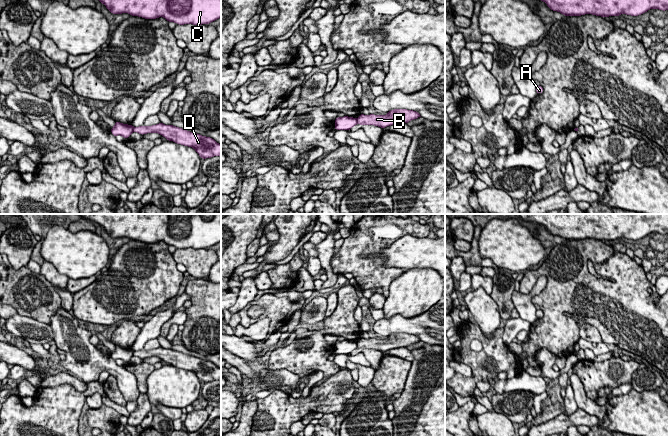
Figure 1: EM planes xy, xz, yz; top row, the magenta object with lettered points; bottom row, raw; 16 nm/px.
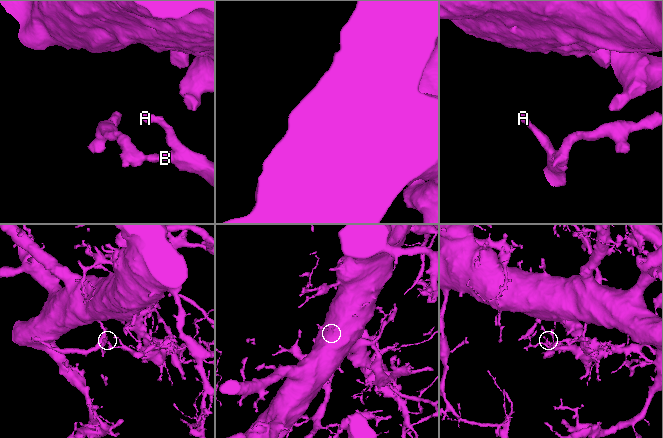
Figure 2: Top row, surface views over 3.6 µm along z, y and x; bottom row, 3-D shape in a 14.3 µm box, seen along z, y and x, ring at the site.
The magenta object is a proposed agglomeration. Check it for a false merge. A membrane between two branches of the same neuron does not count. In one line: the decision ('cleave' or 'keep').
cleave

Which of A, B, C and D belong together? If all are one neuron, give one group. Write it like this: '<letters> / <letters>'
A B D / C

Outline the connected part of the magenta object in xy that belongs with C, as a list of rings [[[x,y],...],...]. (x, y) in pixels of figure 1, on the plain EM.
[[[78,214],[97,222],[112,238],[128,237],[145,243],[164,241],[179,249],[202,249],[221,242],[221,214]]]

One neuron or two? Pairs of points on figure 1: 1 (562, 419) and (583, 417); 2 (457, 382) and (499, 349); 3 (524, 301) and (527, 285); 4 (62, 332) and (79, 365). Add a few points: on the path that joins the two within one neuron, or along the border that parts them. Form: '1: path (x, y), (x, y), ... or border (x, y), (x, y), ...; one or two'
1: path (567, 419), (578, 418); one
2: path (470, 382), (479, 373), (479, 366), (486, 354); one
3: border (520, 291), (527, 295); two
4: path (70, 340), (76, 346), (76, 358); one

